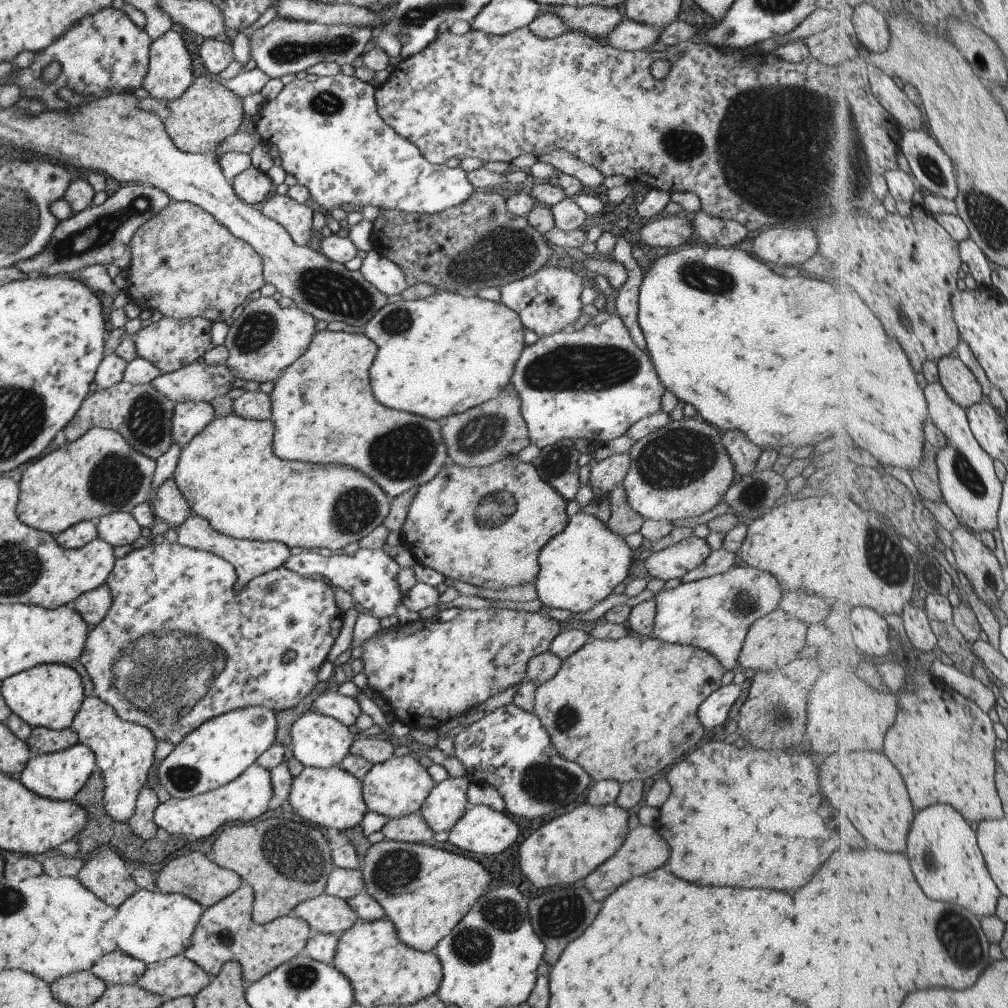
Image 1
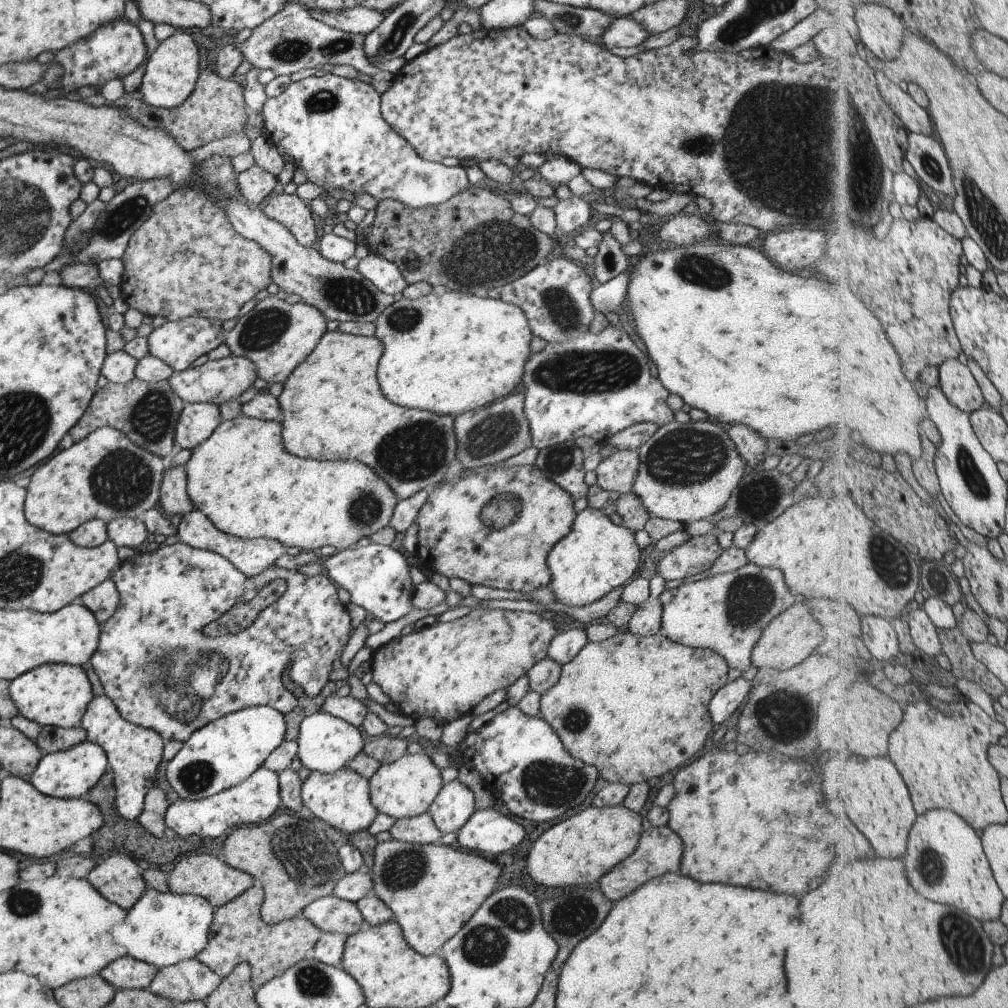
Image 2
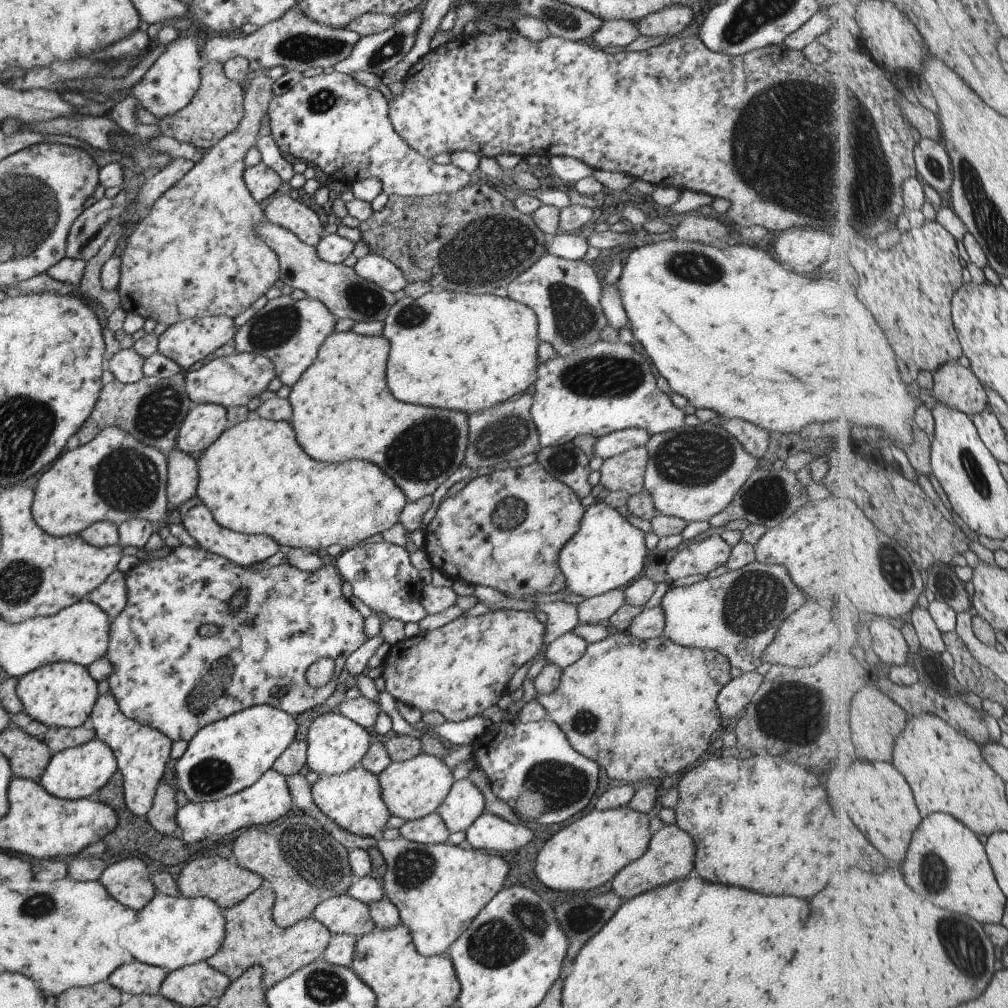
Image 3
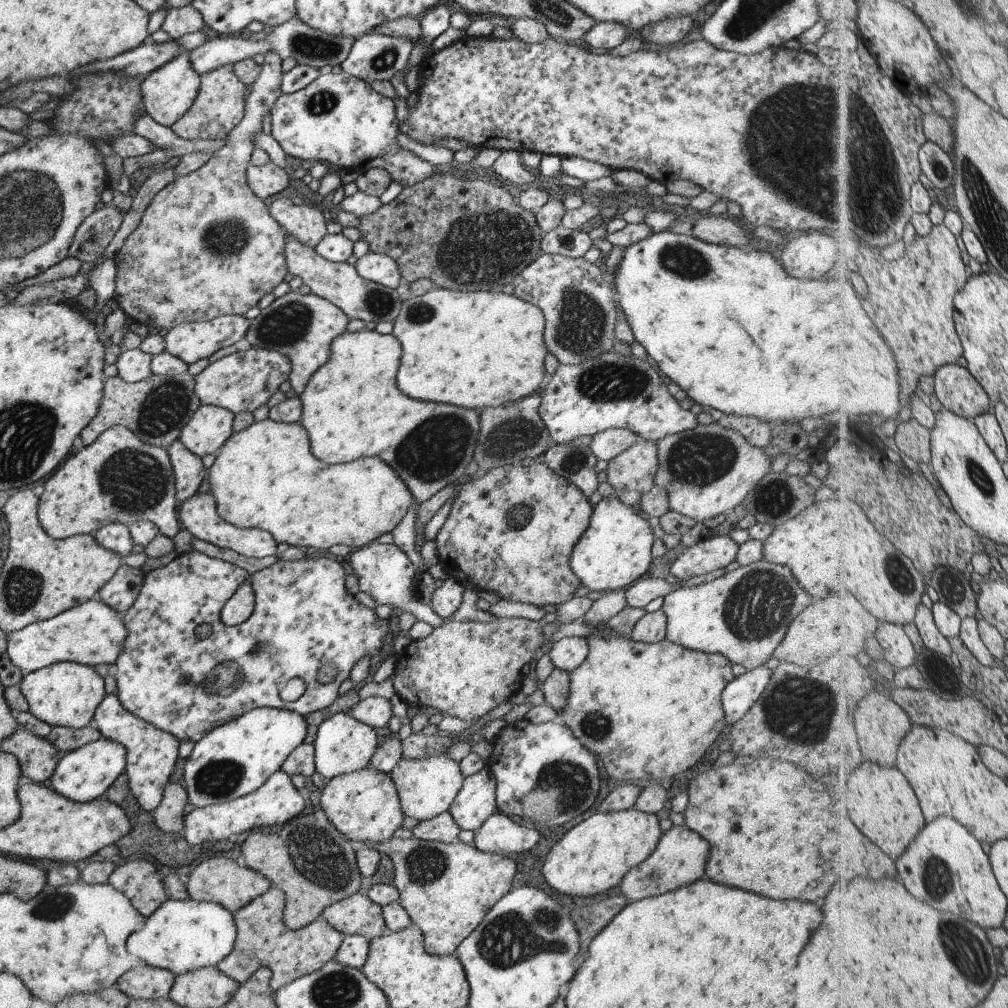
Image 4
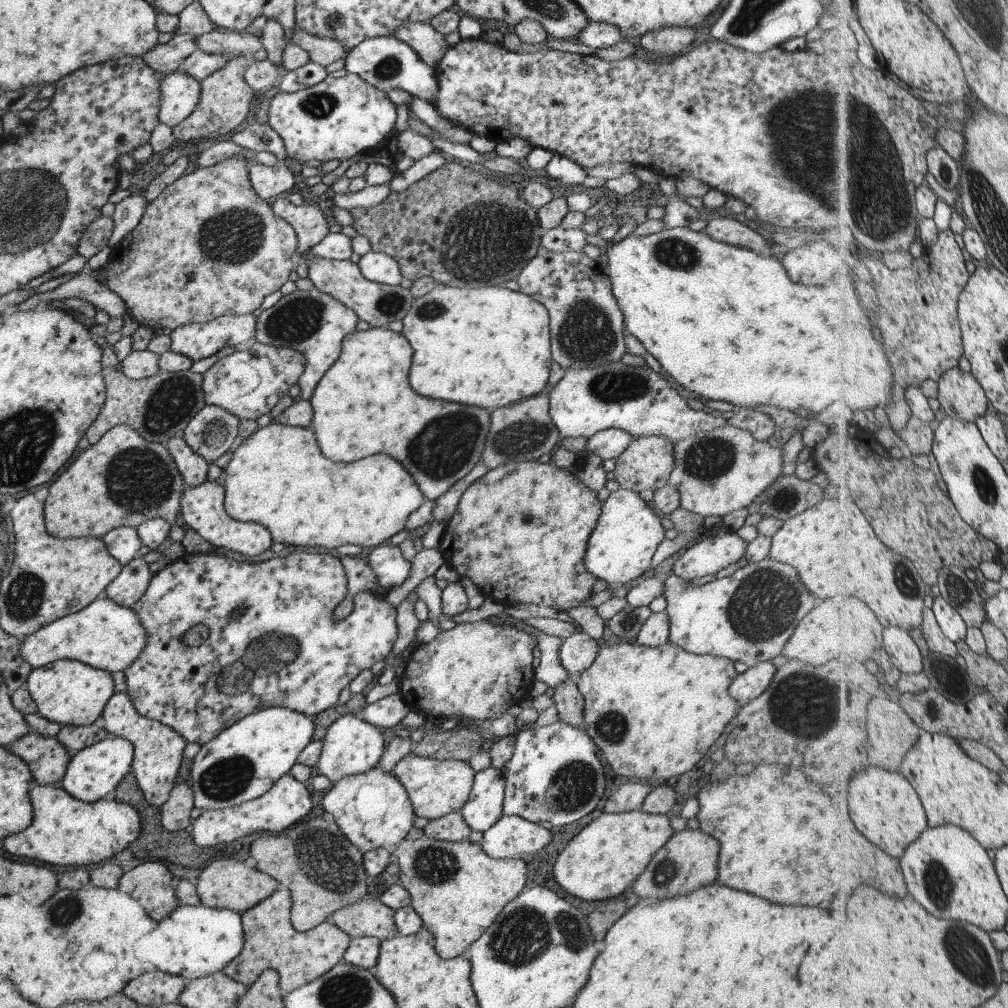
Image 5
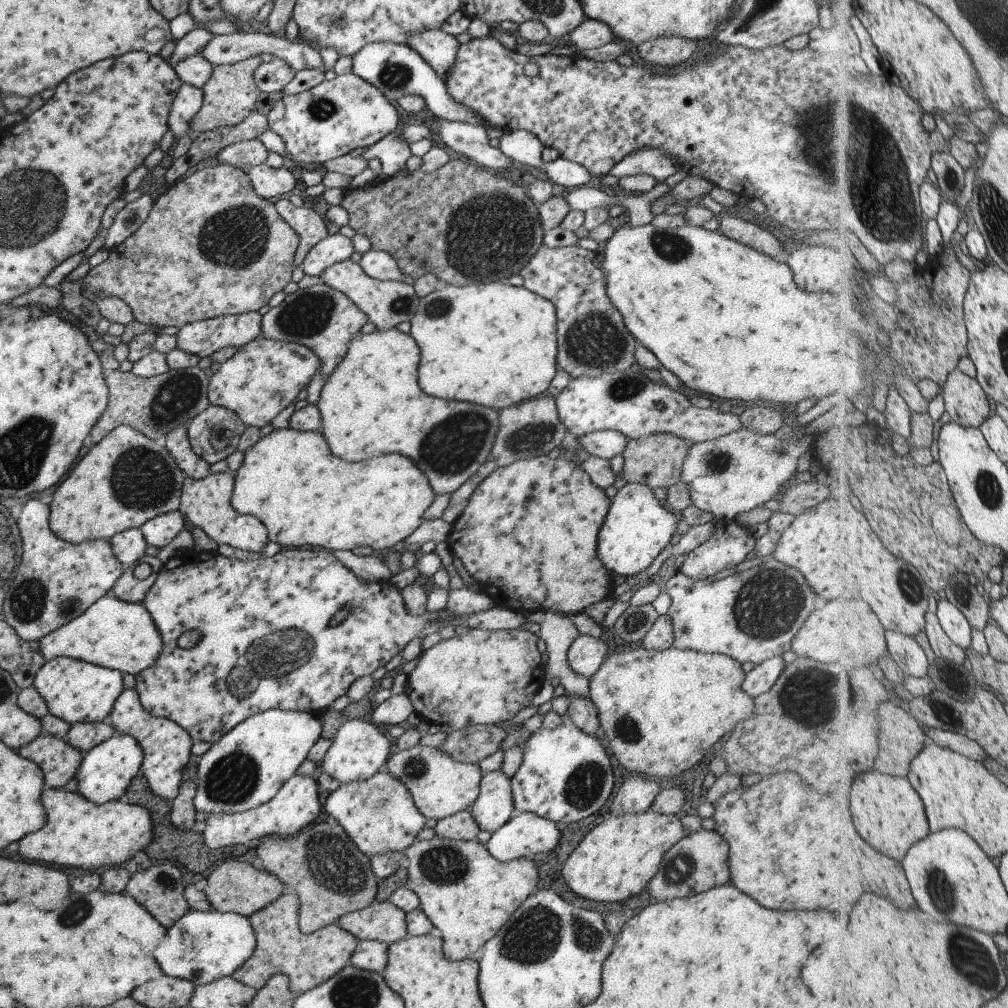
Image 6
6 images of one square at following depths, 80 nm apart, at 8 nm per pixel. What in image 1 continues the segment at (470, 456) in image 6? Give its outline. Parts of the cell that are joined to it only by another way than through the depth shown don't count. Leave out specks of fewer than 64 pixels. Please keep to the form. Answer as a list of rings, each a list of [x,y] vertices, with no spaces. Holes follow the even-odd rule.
[[[326,329],[317,331],[313,335],[305,352],[301,354],[295,362],[292,362],[287,368],[284,368],[284,371],[274,382],[273,391],[269,394],[271,407],[269,420],[274,428],[273,452],[275,452],[279,458],[285,458],[285,460],[303,460],[303,462],[317,462],[317,464],[329,464],[329,462],[333,462],[333,464],[353,466],[353,468],[357,468],[359,472],[363,472],[365,476],[369,476],[371,480],[374,480],[375,484],[383,489],[383,492],[390,500],[403,494],[405,491],[409,491],[429,482],[440,471],[440,468],[449,462],[447,458],[448,452],[445,443],[442,442],[442,436],[440,435],[440,428],[442,426],[440,420],[429,420],[422,416],[415,416],[415,414],[407,414],[407,412],[399,412],[399,410],[389,410],[389,408],[377,404],[377,400],[373,398],[371,388],[369,388],[368,372],[376,352],[377,345],[365,335],[351,334],[342,331],[334,332]]]

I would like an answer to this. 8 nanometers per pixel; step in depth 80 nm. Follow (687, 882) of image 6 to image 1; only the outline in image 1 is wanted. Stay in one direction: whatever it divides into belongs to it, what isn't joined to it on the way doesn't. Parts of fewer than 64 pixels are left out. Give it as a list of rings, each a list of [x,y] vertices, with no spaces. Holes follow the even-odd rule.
[[[654,825],[637,826],[635,829],[628,830],[624,836],[624,842],[617,849],[617,852],[603,864],[600,864],[599,867],[593,869],[580,884],[589,890],[593,900],[601,902],[609,896],[609,892],[613,892],[615,888],[619,888],[624,882],[636,876],[643,876],[643,874],[663,866],[663,862],[667,862],[667,860],[669,860],[669,846],[658,833],[657,828]]]

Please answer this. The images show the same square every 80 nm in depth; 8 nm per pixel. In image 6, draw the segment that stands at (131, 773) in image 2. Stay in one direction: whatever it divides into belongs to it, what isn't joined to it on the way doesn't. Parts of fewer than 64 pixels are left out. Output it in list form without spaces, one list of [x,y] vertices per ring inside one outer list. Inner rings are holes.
[[[123,689],[115,699],[111,712],[107,716],[116,734],[125,733],[132,736],[139,744],[142,754],[139,773],[141,773],[149,785],[150,791],[157,795],[160,800],[171,801],[179,792],[182,770],[189,762],[191,752],[189,748],[193,744],[187,731],[184,731],[172,720],[153,716],[142,706],[135,689]]]

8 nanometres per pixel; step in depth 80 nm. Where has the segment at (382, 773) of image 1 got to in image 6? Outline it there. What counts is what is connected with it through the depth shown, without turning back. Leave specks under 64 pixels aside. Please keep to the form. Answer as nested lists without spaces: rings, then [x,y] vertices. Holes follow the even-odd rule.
[[[415,745],[405,750],[391,751],[384,767],[405,786],[418,812],[426,819],[438,821],[456,812],[465,811],[478,797],[482,775],[477,763],[459,762],[437,747]]]

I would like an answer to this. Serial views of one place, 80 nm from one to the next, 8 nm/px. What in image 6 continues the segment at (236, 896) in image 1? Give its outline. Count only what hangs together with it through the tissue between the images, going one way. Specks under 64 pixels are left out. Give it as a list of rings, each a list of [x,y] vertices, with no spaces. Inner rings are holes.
[[[286,890],[273,902],[247,917],[256,943],[251,956],[230,975],[236,981],[257,990],[273,975],[285,975],[288,978],[289,990],[297,996],[325,982],[349,964],[348,960],[359,940],[336,923],[311,934],[303,934],[298,927],[299,900],[293,892]]]

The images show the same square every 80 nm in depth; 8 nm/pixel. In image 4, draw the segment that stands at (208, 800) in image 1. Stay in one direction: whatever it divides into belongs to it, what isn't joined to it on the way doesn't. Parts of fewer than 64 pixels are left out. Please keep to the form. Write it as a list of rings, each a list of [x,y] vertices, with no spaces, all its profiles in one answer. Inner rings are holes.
[[[285,771],[274,772],[257,789],[241,798],[221,803],[196,808],[184,816],[183,838],[191,846],[205,844],[205,842],[229,842],[235,834],[249,832],[251,829],[271,828],[273,825],[282,825],[300,814],[305,808],[305,794],[295,789],[289,775]]]

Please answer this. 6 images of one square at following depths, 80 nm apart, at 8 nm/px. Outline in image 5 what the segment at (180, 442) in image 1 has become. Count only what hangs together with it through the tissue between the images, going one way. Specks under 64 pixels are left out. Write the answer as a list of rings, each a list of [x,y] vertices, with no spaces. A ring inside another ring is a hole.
[[[205,405],[190,417],[181,437],[195,454],[212,463],[233,446],[237,424],[234,414],[215,405]]]

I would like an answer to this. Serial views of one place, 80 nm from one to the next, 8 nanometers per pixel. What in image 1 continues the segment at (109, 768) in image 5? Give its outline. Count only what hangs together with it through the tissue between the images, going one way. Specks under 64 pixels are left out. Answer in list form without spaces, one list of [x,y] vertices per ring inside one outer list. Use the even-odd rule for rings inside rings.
[[[75,743],[65,750],[46,755],[31,755],[25,768],[20,772],[19,781],[37,796],[58,801],[71,801],[84,786],[85,781],[95,772],[96,756],[89,747]]]

